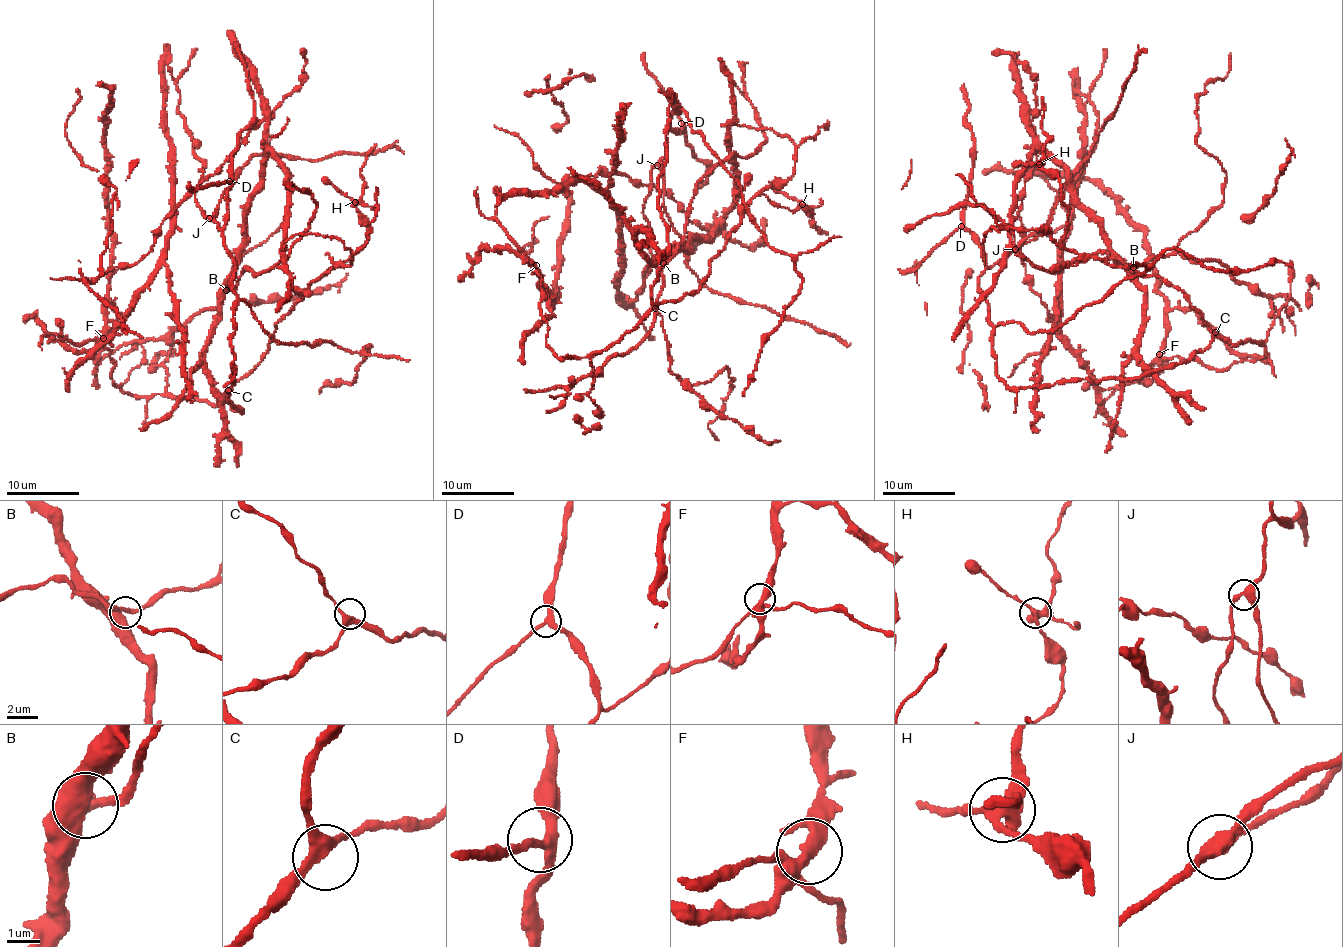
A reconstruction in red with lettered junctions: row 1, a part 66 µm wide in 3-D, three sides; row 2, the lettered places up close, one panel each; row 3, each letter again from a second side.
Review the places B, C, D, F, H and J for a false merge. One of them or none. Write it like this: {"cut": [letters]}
{"cut": ["H"]}

